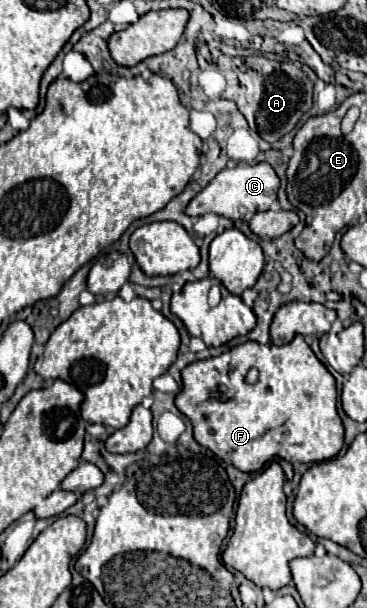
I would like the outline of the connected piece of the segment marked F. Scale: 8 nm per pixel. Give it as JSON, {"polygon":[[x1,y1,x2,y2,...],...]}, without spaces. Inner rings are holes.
{"polygon":[[296,335,290,343,278,347,278,345,260,345,260,343,252,343,252,341,246,341,242,345,236,345,232,347,230,351,218,355,218,357,210,357,210,359,204,359,204,361,194,361,190,365,186,365,182,369,182,389,180,393,176,395,174,399,178,411,182,415,186,415,186,419,192,423,192,429,194,429,194,439,210,449,216,457,220,459,230,459,232,465,240,471,246,471,246,473,252,473,252,471,260,471,268,461,272,459,284,459,288,463,318,463,318,461,328,461,332,457,336,457,336,453,342,449,342,443,344,443,344,427,342,427,342,421,338,417,338,411,336,411,336,381,334,377,330,375,330,371,318,361,318,357,312,353,312,349,308,347,308,343,304,341,302,335],[256,367,258,369,258,381,256,383,248,383,246,381,246,375,248,371]]}

